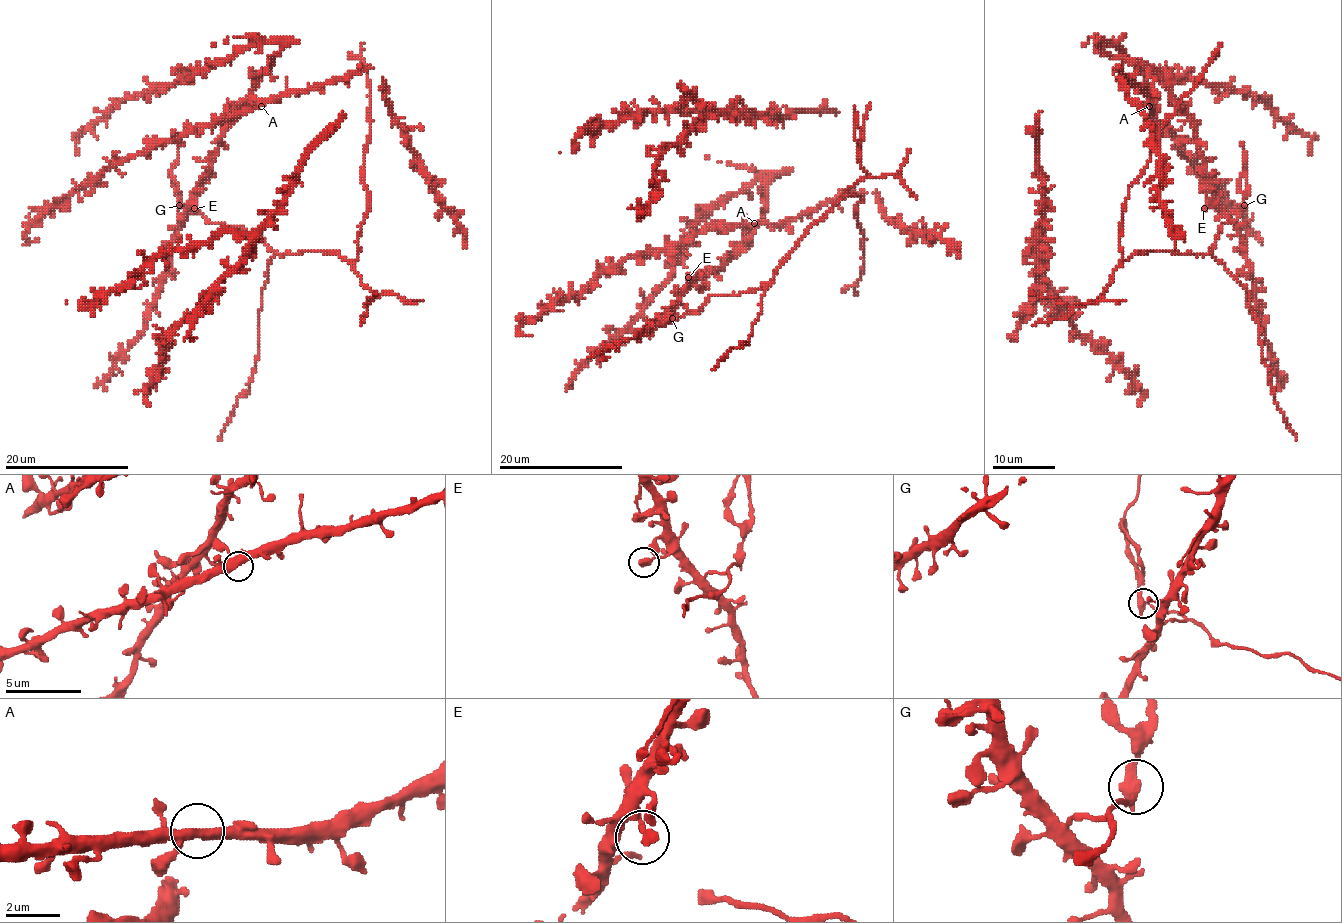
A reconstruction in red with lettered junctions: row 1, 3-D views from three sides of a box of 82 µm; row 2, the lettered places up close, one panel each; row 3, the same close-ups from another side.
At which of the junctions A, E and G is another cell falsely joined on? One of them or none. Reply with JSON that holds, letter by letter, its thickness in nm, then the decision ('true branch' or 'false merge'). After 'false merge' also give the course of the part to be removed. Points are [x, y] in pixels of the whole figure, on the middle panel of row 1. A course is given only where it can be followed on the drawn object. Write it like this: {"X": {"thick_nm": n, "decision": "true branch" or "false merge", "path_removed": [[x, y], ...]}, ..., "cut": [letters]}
{"A": {"thick_nm": 400, "decision": "true branch"}, "E": {"thick_nm": 280, "decision": "true branch"}, "G": {"thick_nm": 360, "decision": "false merge"}, "cut": ["G"]}

